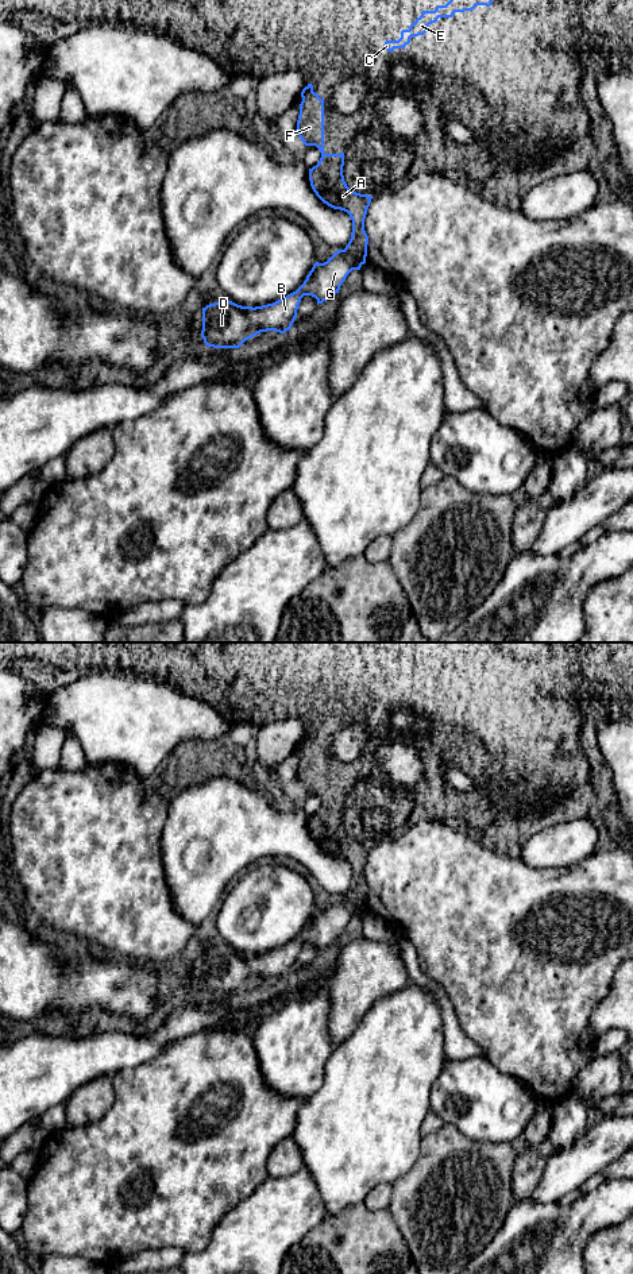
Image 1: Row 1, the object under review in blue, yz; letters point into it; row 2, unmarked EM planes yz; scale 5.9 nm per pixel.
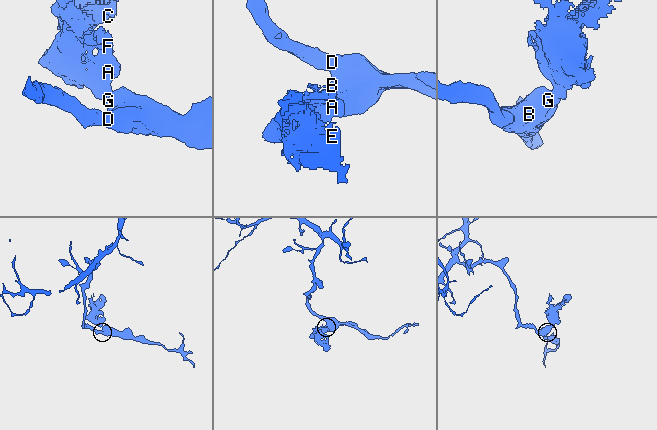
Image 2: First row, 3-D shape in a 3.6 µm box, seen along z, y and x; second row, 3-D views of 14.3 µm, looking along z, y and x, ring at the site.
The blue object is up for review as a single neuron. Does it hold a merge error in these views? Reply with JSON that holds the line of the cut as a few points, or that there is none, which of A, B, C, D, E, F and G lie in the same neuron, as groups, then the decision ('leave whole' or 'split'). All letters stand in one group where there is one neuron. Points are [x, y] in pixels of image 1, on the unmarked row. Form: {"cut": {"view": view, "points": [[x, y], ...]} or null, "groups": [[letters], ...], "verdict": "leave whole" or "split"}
{"cut": {"view": "yz", "points": [[344, 896], [361, 912]]}, "groups": [["A", "C", "E", "F"], ["B", "D", "G"]], "verdict": "split"}

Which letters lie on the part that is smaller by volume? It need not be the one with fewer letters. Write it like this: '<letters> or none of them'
A, C, E, F

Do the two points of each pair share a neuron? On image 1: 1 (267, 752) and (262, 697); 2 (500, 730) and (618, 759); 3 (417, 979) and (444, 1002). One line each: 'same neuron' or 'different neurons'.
1: different neurons
2: different neurons
3: same neuron

